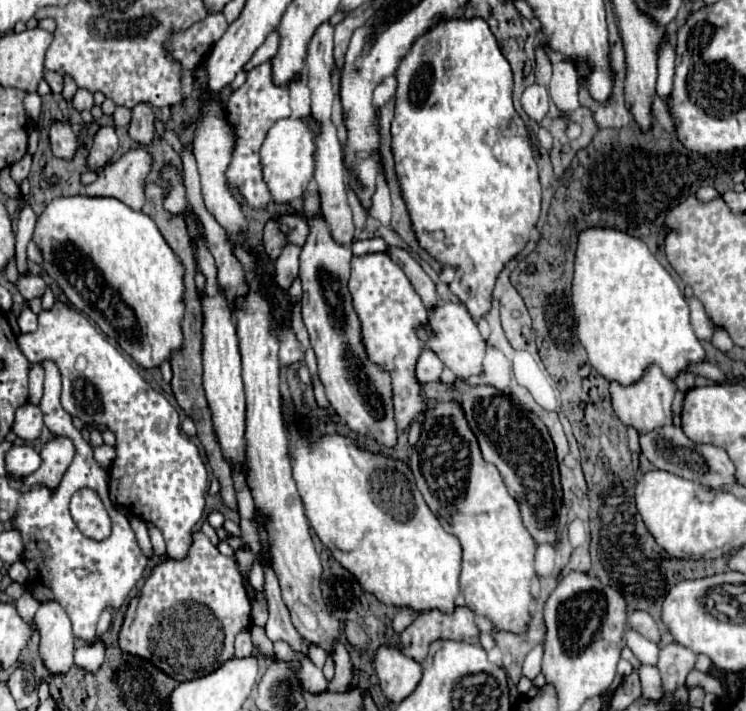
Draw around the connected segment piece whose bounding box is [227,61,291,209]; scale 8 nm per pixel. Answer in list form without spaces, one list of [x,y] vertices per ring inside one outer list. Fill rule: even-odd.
[[[265,61],[257,67],[253,67],[247,73],[247,81],[239,89],[235,89],[235,93],[227,101],[227,117],[229,117],[229,123],[235,127],[235,137],[237,137],[235,153],[233,153],[233,161],[229,163],[227,177],[229,177],[229,183],[241,191],[241,195],[247,199],[247,203],[251,207],[259,209],[271,201],[271,193],[269,193],[267,183],[263,181],[263,173],[261,173],[259,149],[261,149],[263,139],[265,139],[267,131],[271,129],[271,125],[289,115],[291,115],[289,89],[279,87],[273,81],[271,61]]]

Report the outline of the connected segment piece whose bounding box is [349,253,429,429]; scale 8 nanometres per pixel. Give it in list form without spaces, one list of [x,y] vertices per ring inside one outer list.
[[[373,253],[369,257],[355,257],[351,265],[349,291],[353,295],[353,307],[361,321],[363,341],[369,353],[369,359],[393,361],[393,403],[395,403],[395,421],[397,429],[405,429],[415,413],[423,411],[419,399],[419,383],[415,381],[415,361],[421,353],[421,341],[415,335],[415,325],[427,321],[427,307],[421,297],[401,273],[401,269],[391,261],[387,253]]]

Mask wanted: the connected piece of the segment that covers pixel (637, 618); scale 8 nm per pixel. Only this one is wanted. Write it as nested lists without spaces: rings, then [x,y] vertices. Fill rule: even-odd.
[[[635,611],[629,615],[629,625],[633,629],[637,629],[643,637],[649,637],[649,641],[653,643],[659,643],[661,641],[661,633],[659,633],[659,627],[655,623],[655,619],[645,613],[645,611]]]

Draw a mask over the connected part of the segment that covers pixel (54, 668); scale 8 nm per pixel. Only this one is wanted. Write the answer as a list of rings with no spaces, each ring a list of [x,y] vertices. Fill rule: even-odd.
[[[59,601],[41,603],[35,617],[35,627],[41,633],[39,653],[51,673],[67,673],[73,665],[73,631],[71,621]]]

